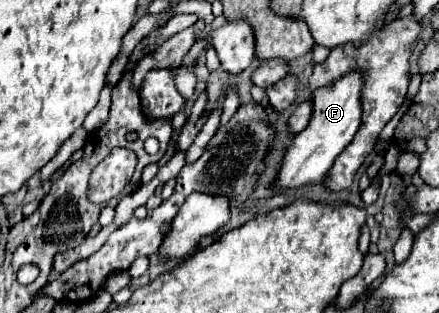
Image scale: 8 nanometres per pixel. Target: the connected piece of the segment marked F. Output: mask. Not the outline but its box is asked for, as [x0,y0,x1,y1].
[276,71,364,189]

